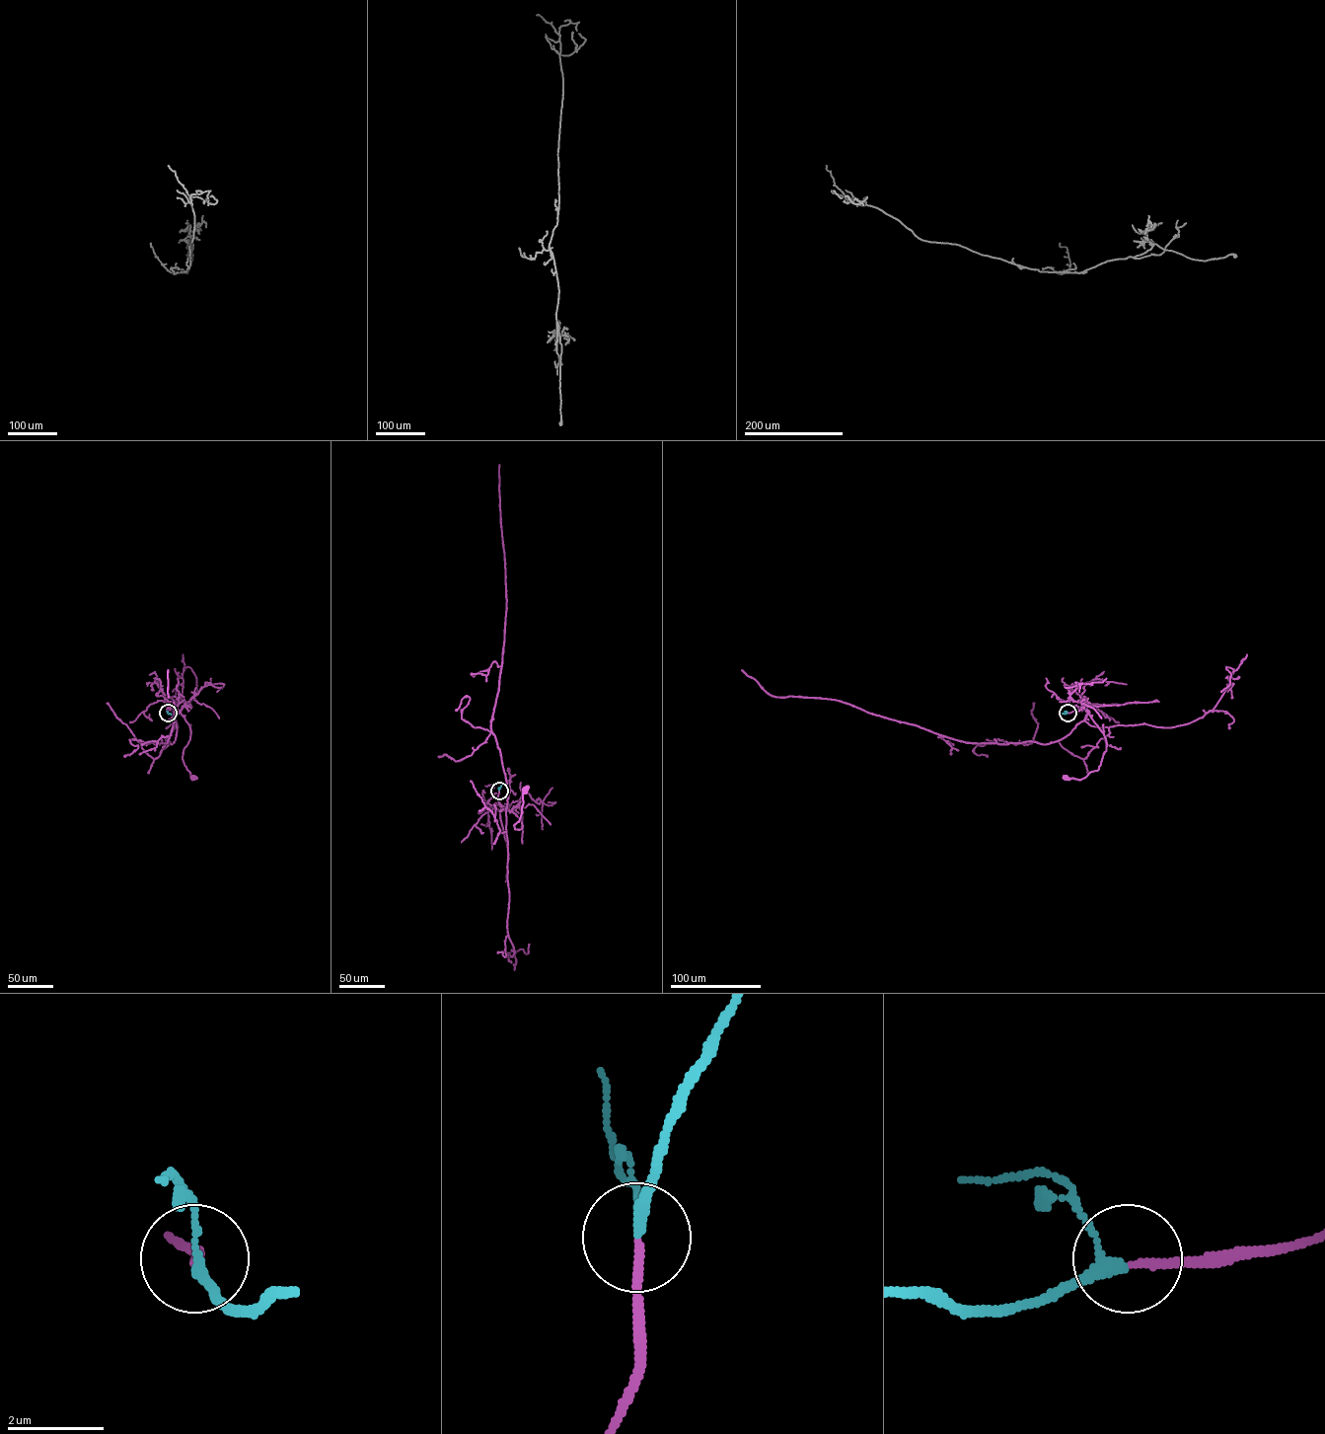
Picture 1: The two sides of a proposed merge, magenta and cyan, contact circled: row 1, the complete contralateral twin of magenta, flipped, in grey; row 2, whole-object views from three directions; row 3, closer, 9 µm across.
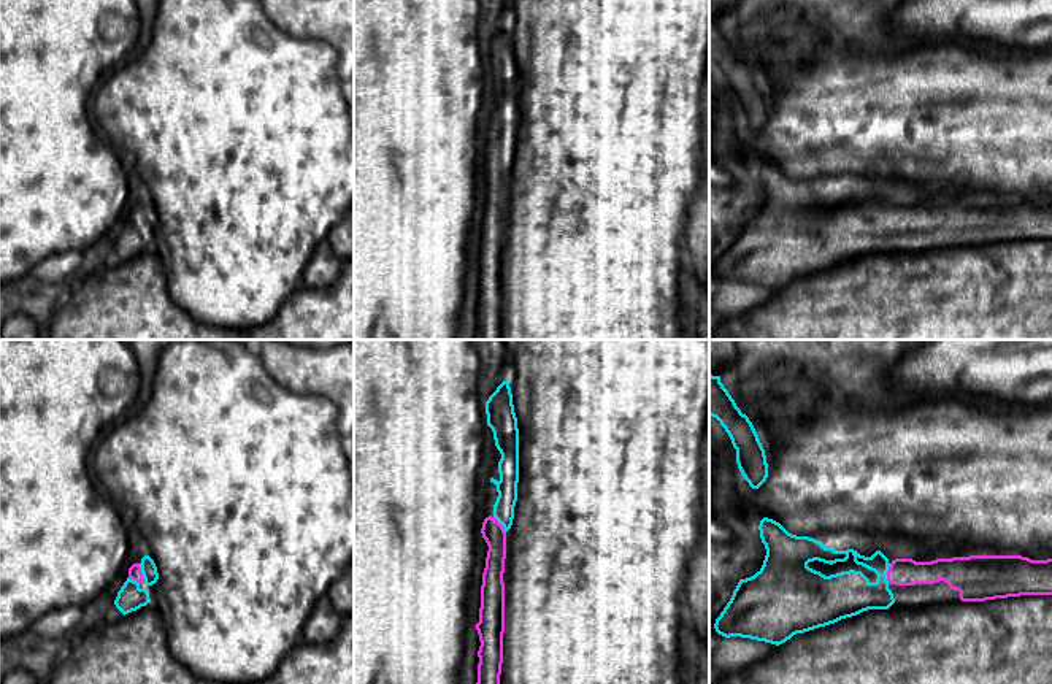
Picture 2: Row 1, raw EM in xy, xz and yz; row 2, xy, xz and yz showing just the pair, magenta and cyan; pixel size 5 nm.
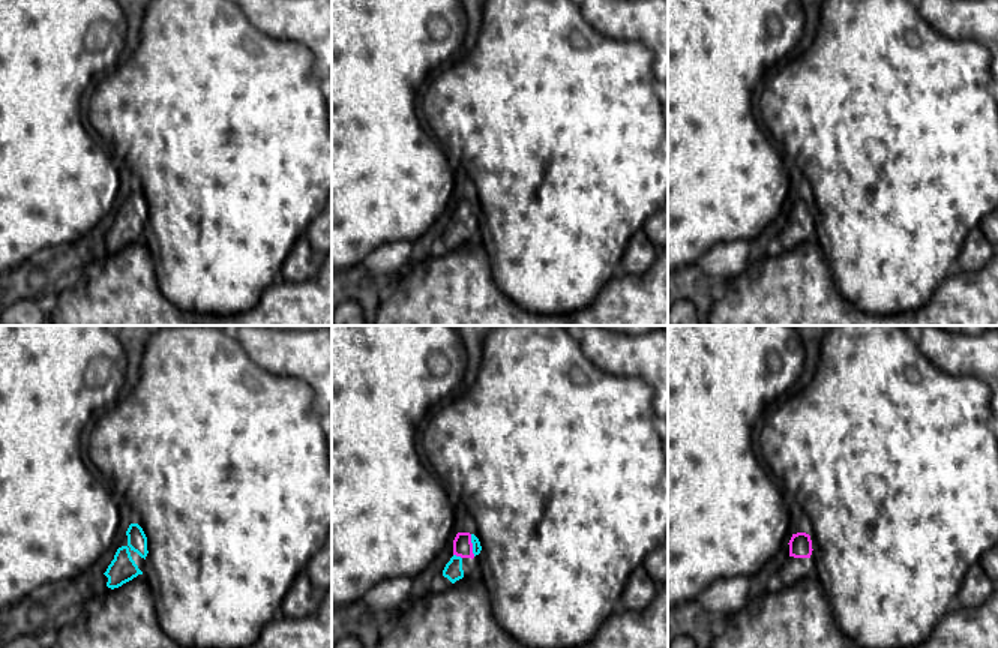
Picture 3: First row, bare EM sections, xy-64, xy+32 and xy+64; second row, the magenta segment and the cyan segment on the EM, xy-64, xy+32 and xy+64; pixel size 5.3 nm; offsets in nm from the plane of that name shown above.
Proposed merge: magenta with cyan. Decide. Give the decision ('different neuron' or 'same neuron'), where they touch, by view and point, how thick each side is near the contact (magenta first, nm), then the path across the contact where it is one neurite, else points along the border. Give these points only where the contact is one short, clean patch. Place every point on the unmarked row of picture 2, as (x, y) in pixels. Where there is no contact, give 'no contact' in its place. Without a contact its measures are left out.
same neuron; meets magenta in xy at (142, 218); 70 nm thick on the magenta side, 80 nm on the other; runs through xy (135, 218), (142, 218), (148, 211)

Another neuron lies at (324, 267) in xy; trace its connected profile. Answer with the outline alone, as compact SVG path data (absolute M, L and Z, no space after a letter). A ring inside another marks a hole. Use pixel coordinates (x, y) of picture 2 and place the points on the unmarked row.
M321 241L303 271L301 286L324 289L332 286L341 273L341 259L336 257L328 241Z

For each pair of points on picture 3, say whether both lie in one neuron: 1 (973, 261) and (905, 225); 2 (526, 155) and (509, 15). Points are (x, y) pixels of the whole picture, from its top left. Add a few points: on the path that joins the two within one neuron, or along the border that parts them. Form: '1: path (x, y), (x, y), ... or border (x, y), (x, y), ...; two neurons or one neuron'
1: border (977, 225), (968, 233), (955, 269); two neurons
2: path (544, 117), (544, 41); one neuron

